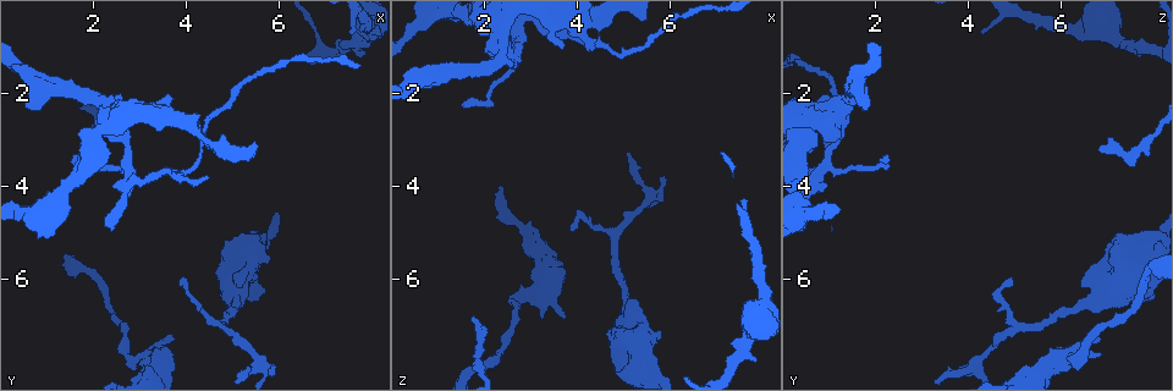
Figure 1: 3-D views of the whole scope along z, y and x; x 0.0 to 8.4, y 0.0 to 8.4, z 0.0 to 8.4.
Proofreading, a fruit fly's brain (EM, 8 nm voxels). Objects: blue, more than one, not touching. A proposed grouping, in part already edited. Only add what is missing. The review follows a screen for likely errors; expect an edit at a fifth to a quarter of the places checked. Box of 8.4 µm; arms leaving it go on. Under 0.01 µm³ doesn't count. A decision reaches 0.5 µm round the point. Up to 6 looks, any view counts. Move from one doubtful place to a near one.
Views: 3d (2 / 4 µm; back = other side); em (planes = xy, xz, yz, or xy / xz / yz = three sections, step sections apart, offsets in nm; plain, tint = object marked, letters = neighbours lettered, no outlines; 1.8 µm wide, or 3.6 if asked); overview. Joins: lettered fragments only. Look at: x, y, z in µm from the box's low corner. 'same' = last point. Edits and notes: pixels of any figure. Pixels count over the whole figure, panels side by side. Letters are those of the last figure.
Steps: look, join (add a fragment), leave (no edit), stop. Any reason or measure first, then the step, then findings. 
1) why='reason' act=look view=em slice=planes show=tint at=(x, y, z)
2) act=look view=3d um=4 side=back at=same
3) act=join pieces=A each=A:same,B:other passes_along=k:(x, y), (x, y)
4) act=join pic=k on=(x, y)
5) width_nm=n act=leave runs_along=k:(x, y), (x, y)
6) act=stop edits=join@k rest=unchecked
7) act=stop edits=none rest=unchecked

why='abrupt turn' act=look view=3d um=4 at=(2.80, 3.95, 0.60)

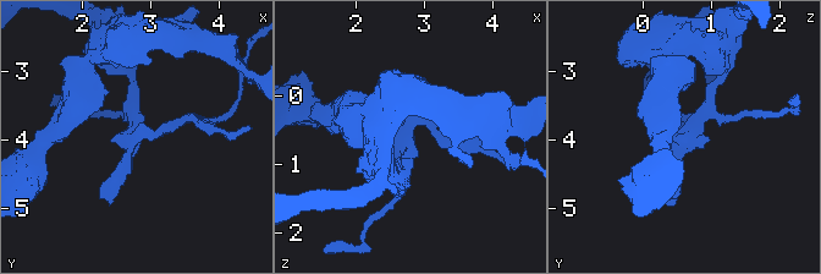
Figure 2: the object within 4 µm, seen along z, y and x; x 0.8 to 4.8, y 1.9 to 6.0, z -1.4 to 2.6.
arms=3 arm_widths_nm=160,180,240 act=look view=em um=3.6 slice=xz step=8 show=tint at=(2.80, 3.95, 0.50)

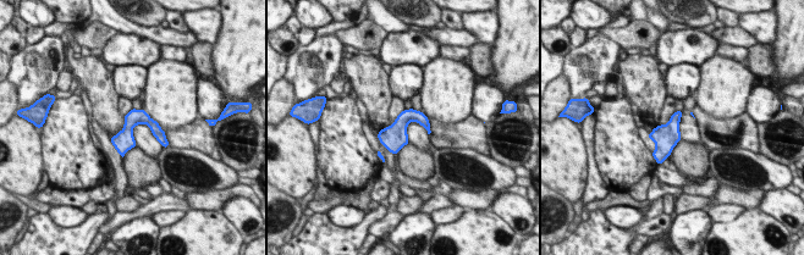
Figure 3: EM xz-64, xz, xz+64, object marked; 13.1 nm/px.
why='see the neighbours' act=look view=em um=3.6 slice=xz step=8 show=letters at=same

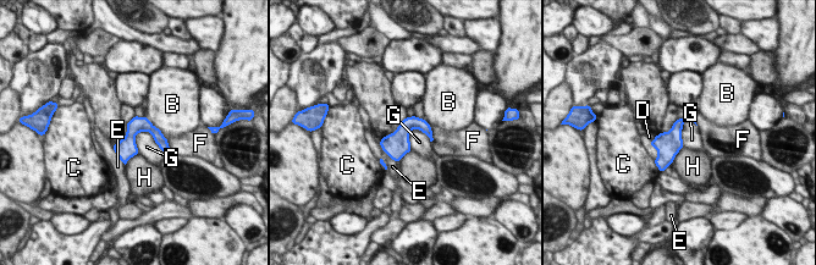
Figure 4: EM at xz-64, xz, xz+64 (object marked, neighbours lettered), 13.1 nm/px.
act=leave each=B:other,C:other,D:other,E:other,F:other,G:other,H:other border=4:(134, 134), (149, 132), (165, 154) found='no lettered fragment goes on from it'

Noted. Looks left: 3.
why='an open end' act=look view=3d um=2 at=(3.30, 7.60, 6.85)

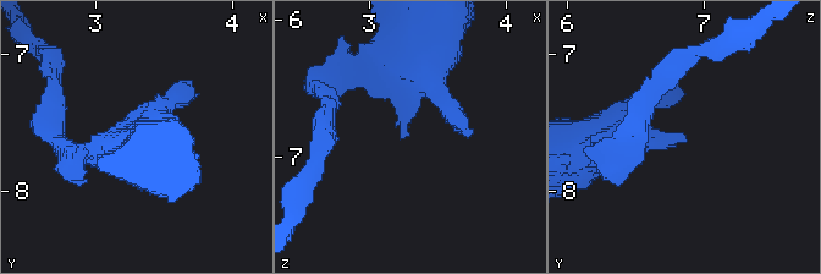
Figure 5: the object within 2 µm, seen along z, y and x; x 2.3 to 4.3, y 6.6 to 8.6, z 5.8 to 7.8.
why='now the EM' act=look view=em slice=planes show=tint at=(3.24, 7.60, 6.82)

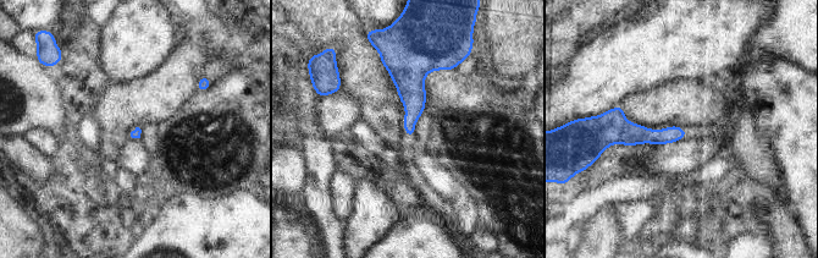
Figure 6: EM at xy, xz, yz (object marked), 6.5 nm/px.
act=look view=em slice=planes show=letters at=same

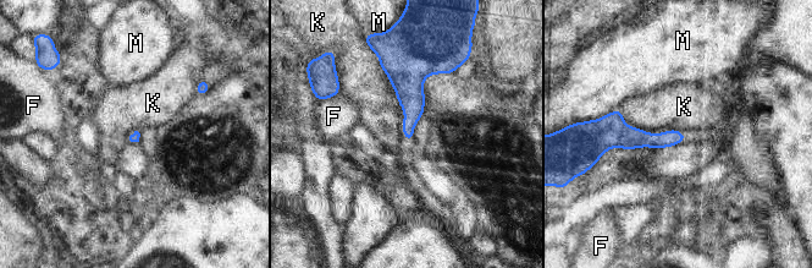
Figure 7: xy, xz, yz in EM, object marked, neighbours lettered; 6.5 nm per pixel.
act=leave each=F:other,K:other,M:other found='none of them fits'

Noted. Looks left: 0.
act=stop edits=none rest=unchecked

